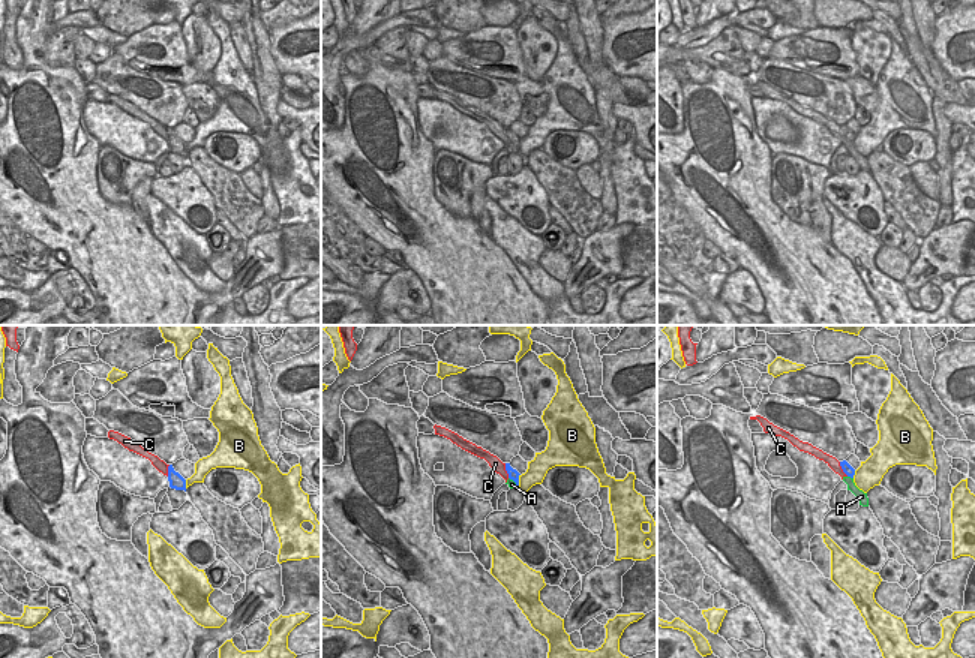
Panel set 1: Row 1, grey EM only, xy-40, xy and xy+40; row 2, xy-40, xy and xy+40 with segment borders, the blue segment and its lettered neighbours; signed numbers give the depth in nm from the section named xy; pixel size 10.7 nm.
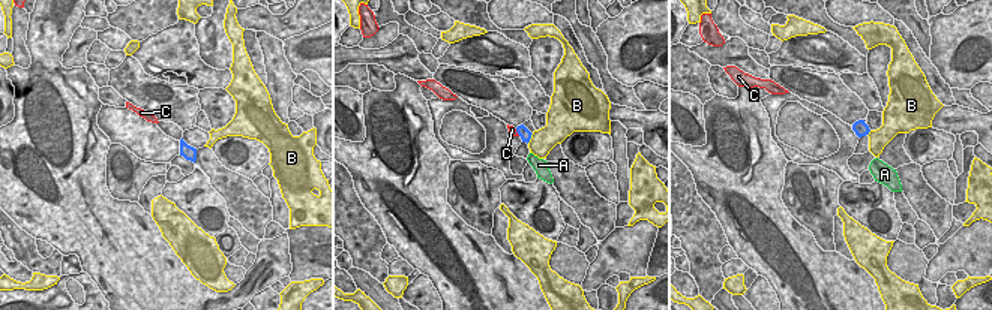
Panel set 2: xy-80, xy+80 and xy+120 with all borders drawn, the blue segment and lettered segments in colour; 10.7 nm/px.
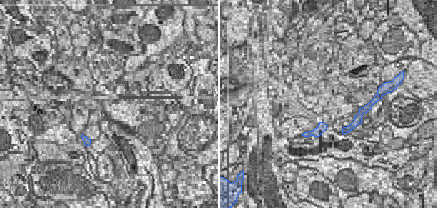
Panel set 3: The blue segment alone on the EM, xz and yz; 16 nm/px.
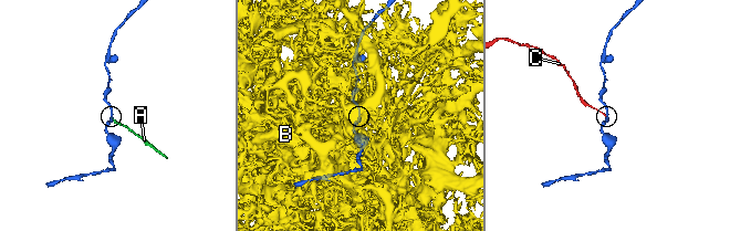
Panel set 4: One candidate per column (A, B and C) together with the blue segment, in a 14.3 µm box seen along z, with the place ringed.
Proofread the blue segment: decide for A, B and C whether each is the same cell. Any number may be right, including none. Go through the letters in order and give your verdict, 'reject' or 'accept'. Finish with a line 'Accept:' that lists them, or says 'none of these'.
A: reject
B: reject
C: reject
Accept: none of these

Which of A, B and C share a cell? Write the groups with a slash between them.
A C / B

